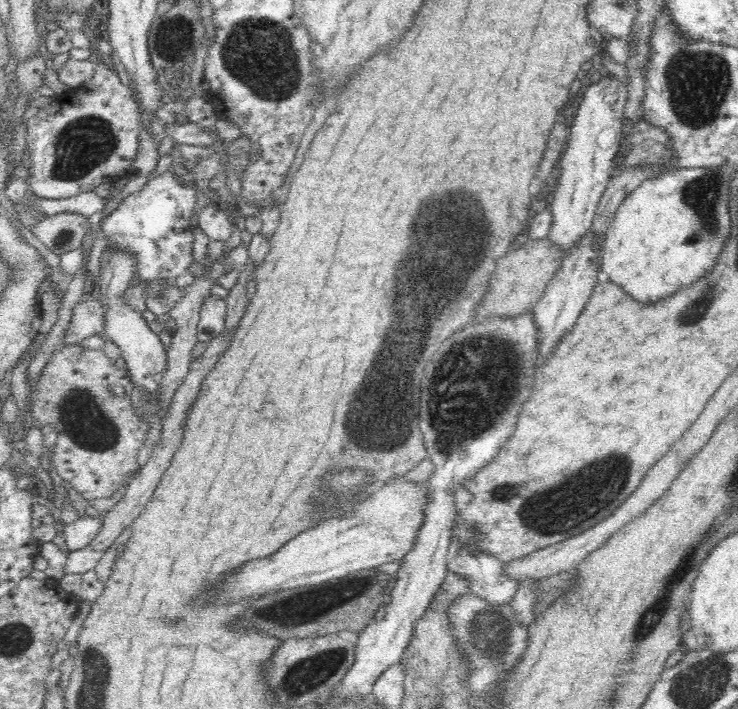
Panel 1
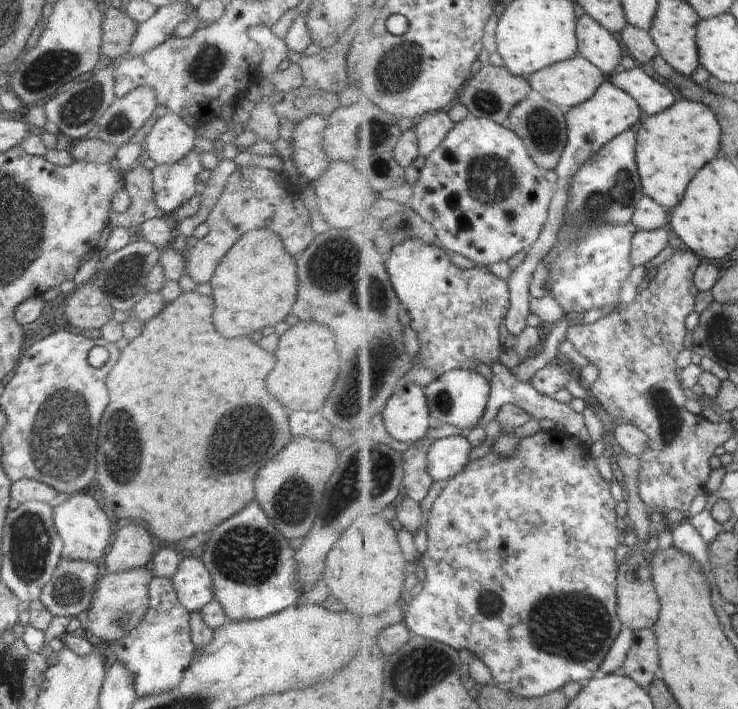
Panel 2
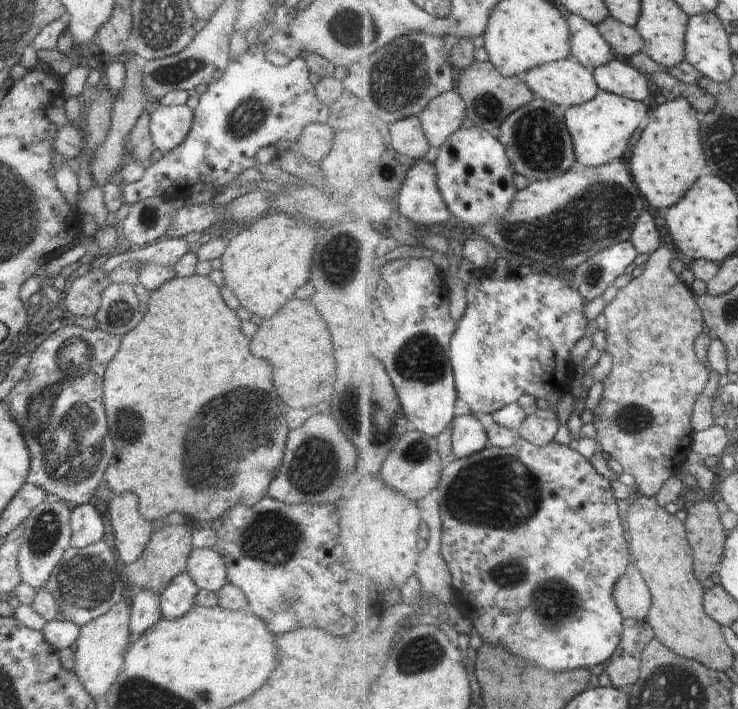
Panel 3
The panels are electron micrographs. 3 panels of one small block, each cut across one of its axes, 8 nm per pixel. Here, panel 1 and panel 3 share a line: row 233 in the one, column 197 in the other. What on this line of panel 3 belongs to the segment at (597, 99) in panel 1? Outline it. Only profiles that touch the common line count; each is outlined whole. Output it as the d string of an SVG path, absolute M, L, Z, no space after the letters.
M213 548L192 549L186 560L185 573L194 580L199 590L218 592L228 583L224 560Z

